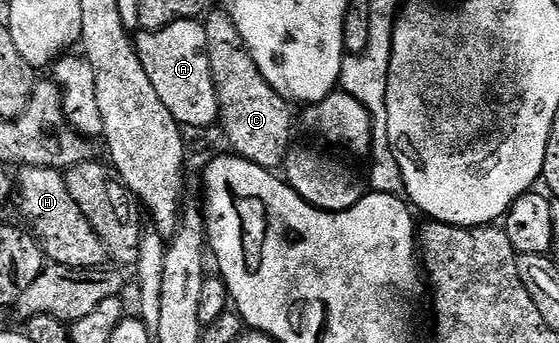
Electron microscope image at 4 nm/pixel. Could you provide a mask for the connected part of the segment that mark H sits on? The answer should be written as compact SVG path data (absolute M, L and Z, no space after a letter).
M22 167L20 177L16 179L18 184L18 195L20 191L20 207L22 215L31 223L33 234L37 236L42 244L42 250L45 258L50 263L59 263L65 267L72 269L88 269L89 271L97 271L105 268L106 251L108 245L96 233L96 229L92 229L92 225L88 221L88 217L84 217L84 213L80 213L80 205L72 198L72 193L69 192L65 176L50 167Z

